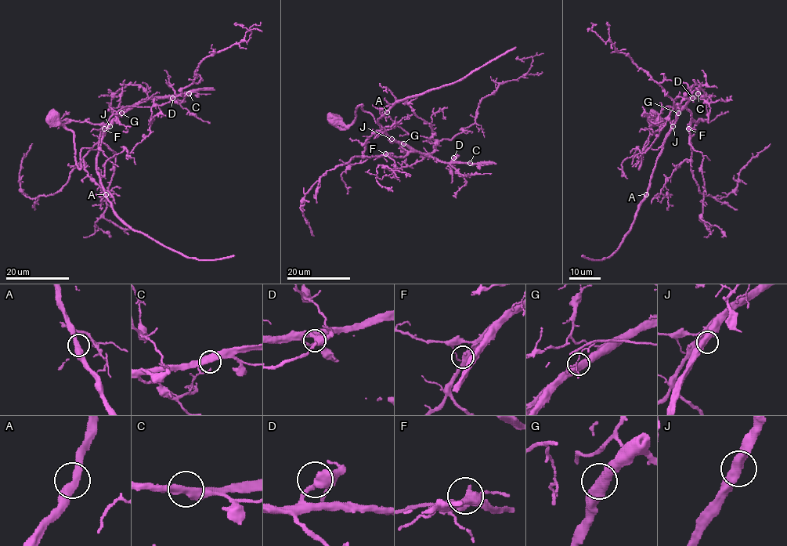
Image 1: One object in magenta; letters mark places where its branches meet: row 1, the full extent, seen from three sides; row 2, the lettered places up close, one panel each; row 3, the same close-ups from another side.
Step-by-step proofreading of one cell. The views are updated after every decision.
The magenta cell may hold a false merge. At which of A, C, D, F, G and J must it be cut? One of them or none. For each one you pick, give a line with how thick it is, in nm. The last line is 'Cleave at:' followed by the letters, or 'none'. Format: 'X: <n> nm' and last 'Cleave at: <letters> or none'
Cleave at: none

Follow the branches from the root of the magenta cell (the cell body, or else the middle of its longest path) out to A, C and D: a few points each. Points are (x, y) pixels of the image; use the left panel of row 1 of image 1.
A: (52, 117), (74, 133), (79, 168), (81, 150), (99, 147), (97, 171), (106, 194)
C: (52, 117), (74, 133), (76, 161), (81, 168), (81, 150), (97, 149), (119, 116), (153, 98), (189, 93)
D: (52, 117), (74, 133), (76, 161), (81, 168), (81, 150), (97, 149), (119, 116), (149, 99), (172, 98)

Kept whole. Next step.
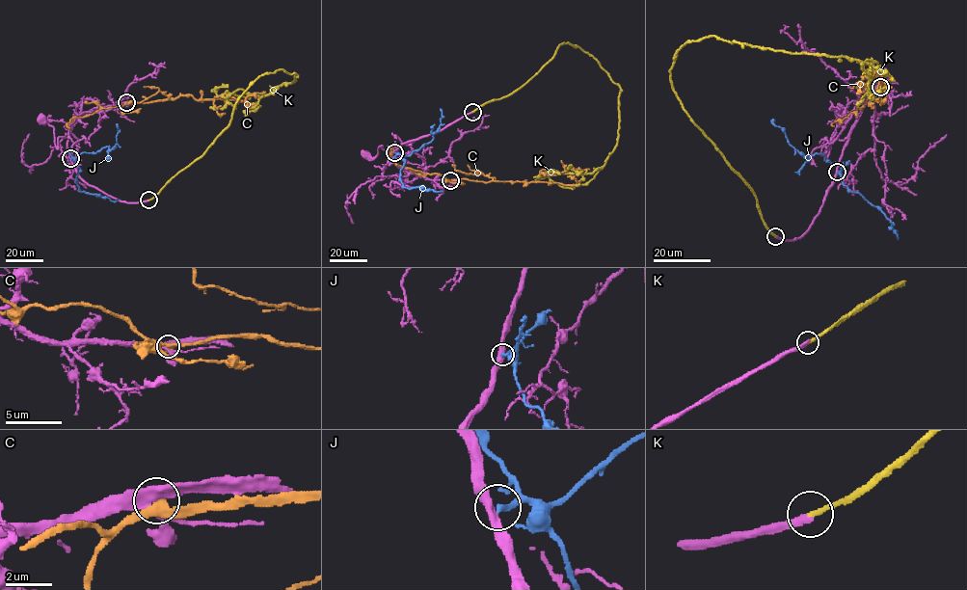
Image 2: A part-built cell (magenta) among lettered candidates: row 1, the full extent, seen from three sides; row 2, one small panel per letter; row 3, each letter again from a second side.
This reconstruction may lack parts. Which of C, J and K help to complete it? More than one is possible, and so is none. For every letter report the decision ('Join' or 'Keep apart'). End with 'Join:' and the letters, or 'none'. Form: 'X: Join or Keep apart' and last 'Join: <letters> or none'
C: Keep apart
J: Keep apart
K: Join
Join: K

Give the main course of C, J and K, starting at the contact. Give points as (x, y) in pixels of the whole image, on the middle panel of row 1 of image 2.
C: (450, 180), (537, 182), (540, 176), (557, 174), (569, 168), (589, 170)
J: (394, 152), (405, 160), (399, 177), (404, 187), (420, 186), (420, 190), (443, 191)
K: (472, 112), (523, 85), (560, 44), (597, 60), (620, 89), (617, 145), (592, 173), (535, 180)

